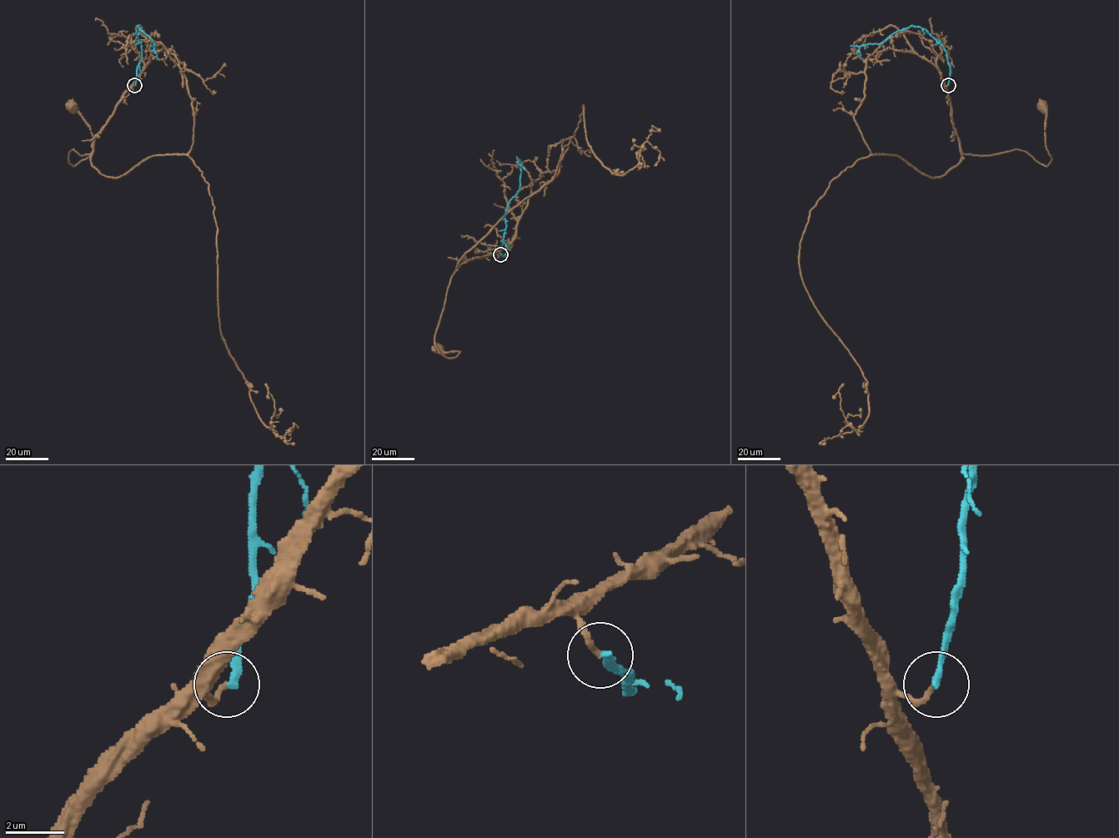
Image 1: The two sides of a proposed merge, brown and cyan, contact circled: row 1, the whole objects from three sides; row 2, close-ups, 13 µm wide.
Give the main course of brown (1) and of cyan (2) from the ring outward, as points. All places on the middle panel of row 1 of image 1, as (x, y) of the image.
1: (501, 254), (495, 251), (470, 259), (453, 274), (434, 343), (447, 357), (454, 358), (459, 353), (438, 349)
2: (501, 254), (504, 257), (508, 252), (504, 240), (505, 209), (519, 186), (519, 165), (524, 169)

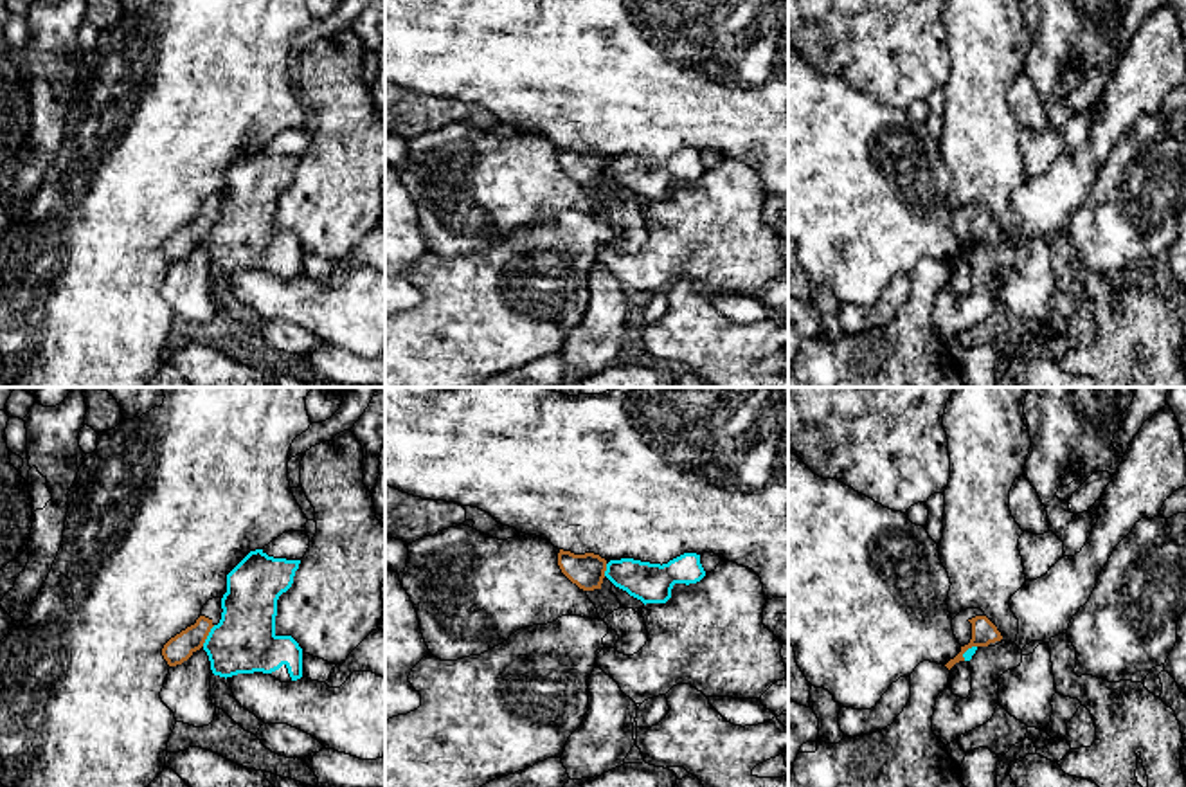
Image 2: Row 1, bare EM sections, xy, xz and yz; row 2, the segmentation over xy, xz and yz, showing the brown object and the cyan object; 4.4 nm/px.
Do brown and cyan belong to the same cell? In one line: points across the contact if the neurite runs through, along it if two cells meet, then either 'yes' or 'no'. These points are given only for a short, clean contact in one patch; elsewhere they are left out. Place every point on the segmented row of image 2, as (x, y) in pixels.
border xy (215, 625), (202, 645); no

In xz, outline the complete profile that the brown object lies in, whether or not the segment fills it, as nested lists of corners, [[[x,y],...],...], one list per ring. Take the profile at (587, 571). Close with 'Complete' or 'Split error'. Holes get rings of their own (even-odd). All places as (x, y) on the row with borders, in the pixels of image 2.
[[[560,549],[558,565],[562,573],[583,591],[601,589],[606,560],[594,553],[574,555]]]. Complete

